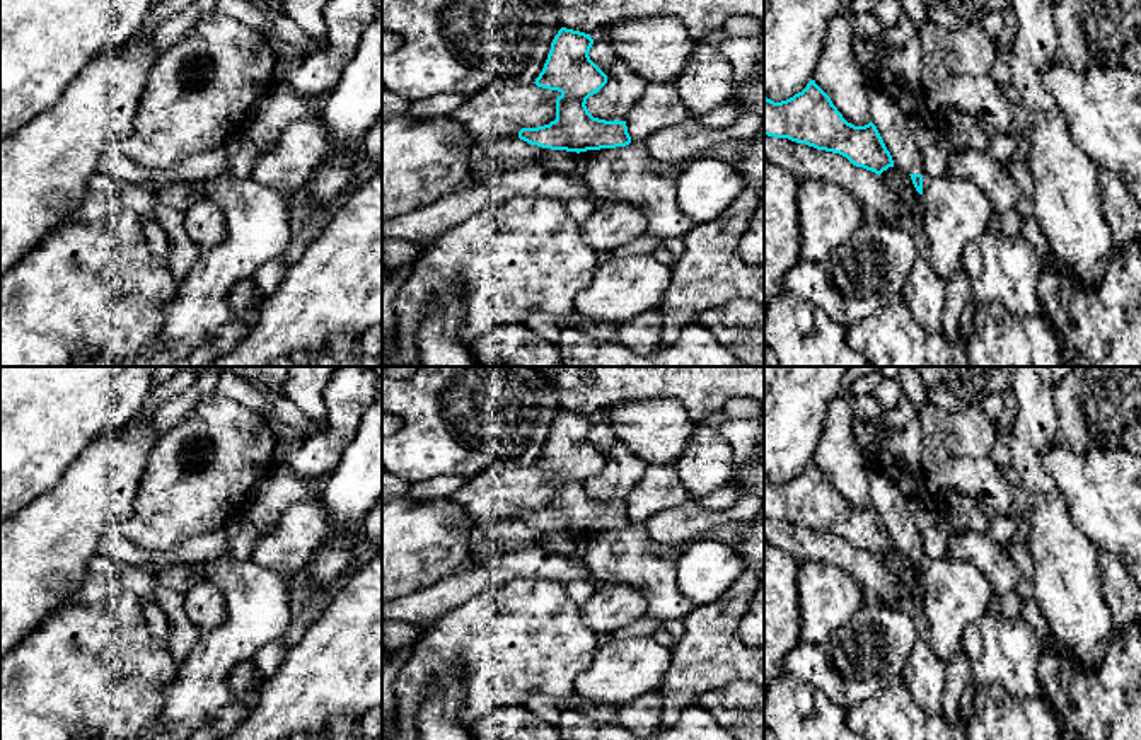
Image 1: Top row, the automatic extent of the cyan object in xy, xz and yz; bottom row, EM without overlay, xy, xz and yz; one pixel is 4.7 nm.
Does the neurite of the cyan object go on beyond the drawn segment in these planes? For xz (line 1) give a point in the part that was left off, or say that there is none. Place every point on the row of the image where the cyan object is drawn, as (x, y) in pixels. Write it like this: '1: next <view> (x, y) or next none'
1: next none

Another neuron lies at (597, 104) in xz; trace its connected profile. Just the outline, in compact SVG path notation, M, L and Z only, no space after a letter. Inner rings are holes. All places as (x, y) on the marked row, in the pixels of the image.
M617 60L607 73L607 84L590 95L585 106L594 118L626 121L631 106L641 97L645 85L643 78Z

